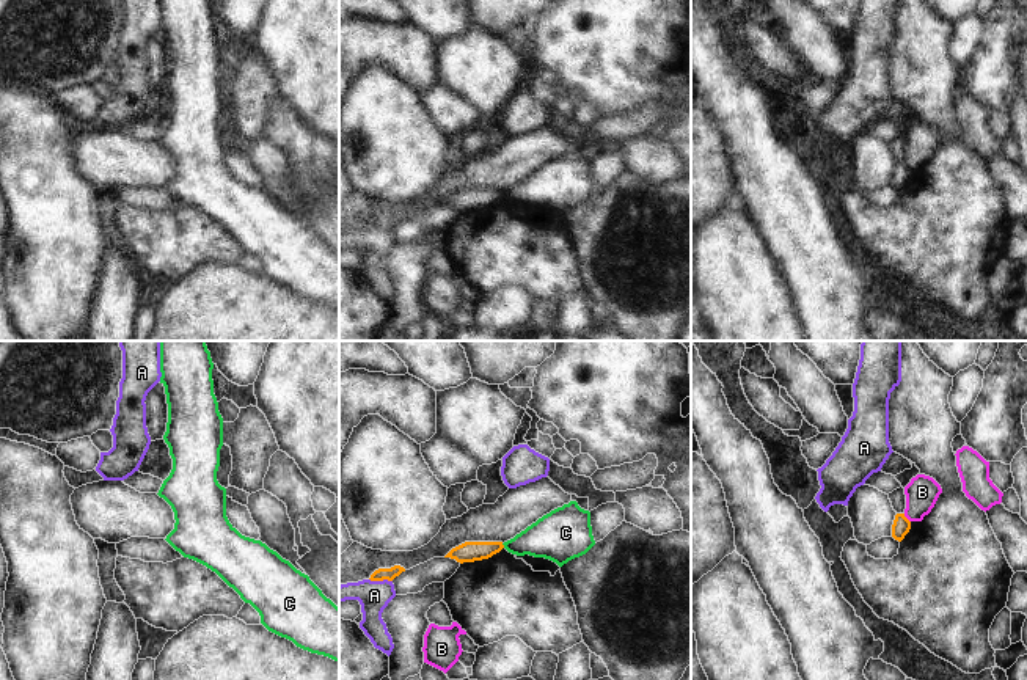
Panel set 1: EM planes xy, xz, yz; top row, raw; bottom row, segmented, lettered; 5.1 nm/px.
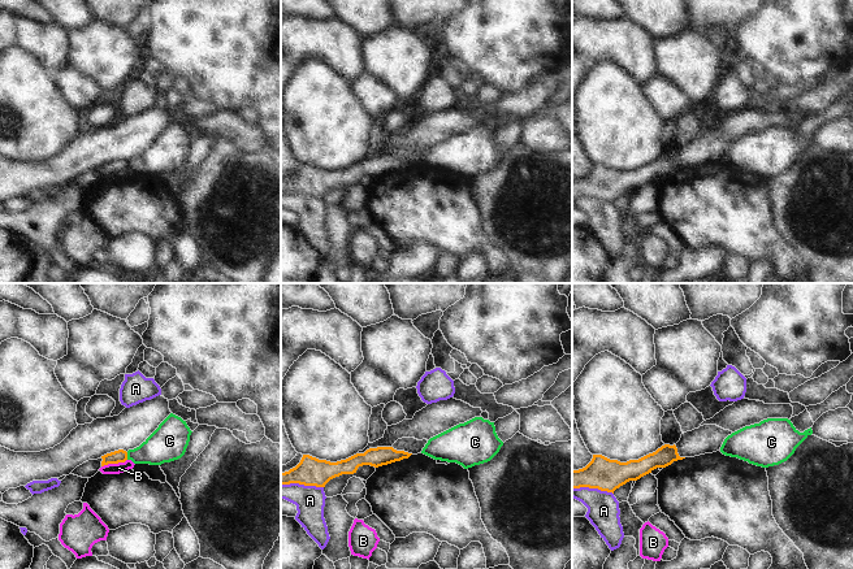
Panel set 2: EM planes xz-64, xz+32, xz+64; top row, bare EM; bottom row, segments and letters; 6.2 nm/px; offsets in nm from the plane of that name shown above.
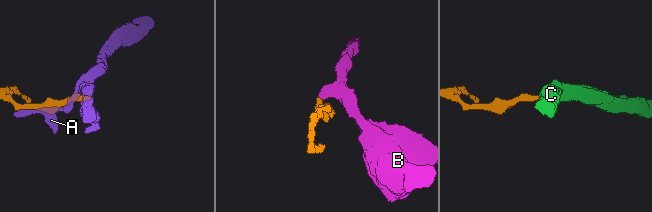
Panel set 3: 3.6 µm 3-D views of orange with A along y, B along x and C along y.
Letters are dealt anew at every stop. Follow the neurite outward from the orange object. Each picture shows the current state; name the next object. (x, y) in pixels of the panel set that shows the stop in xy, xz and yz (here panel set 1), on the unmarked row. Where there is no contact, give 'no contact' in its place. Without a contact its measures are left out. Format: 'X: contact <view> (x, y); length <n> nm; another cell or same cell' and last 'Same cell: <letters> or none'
A: contact xz (380, 228); length 120 nm; another cell
B: contact yz (906, 167); length 60 nm; another cell
C: contact xz (503, 193); length 30 nm; another cell
Same cell: none

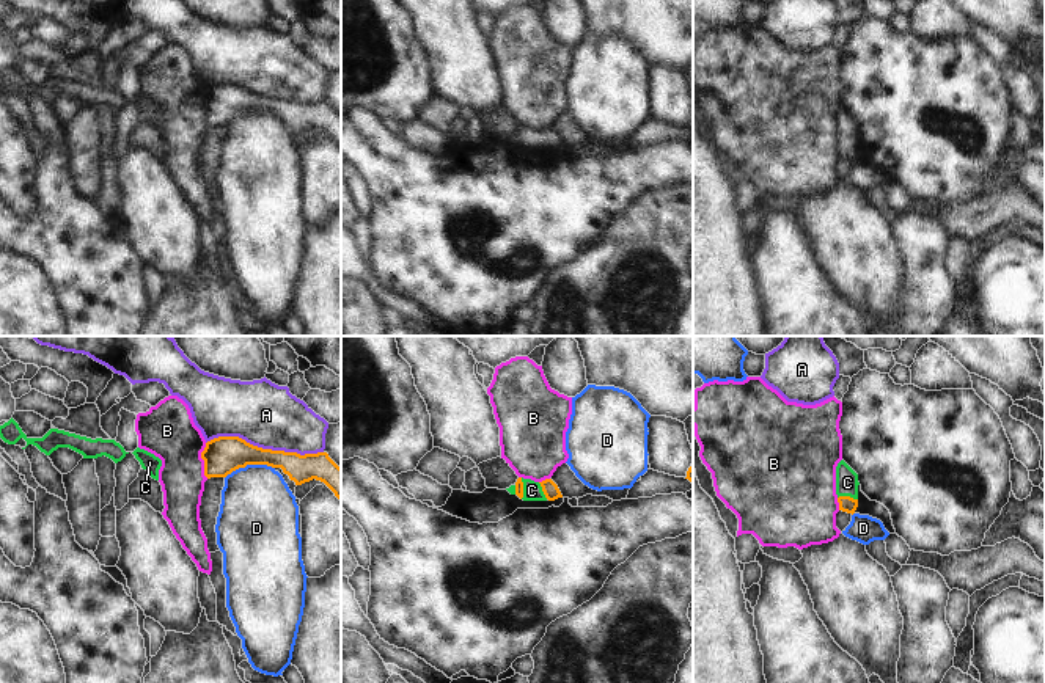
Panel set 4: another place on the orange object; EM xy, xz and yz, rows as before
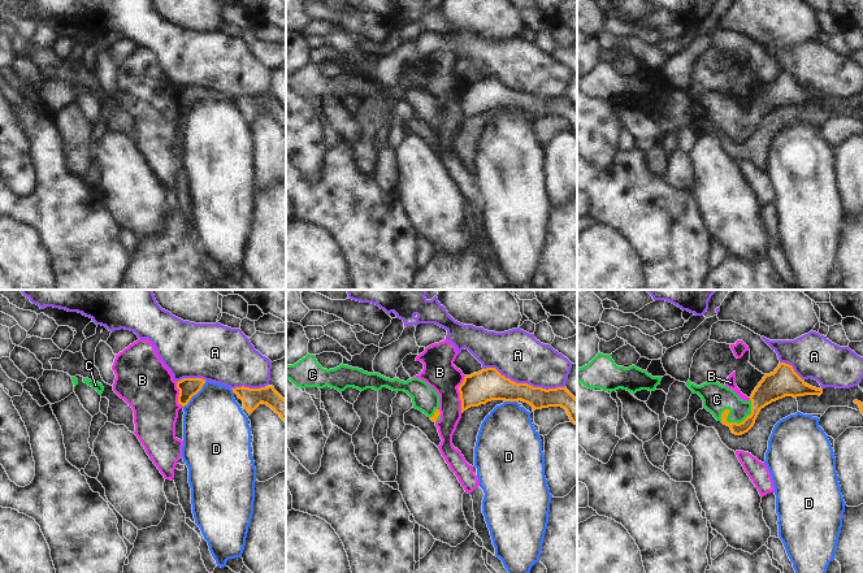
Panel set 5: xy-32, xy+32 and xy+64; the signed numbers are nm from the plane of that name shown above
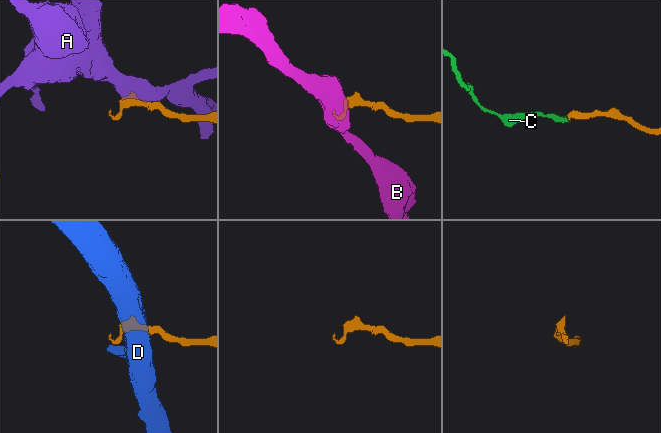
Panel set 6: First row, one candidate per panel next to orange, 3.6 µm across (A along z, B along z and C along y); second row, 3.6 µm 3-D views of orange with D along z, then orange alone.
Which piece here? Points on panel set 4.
A: contact xy (264, 98); length 600 nm; another cell
B: contact xy (203, 107); length 180 nm; another cell
C: contact yz (847, 145); length 110 nm; same cell
D: contact xy (249, 112); length 260 nm; another cell
Same cell: C

